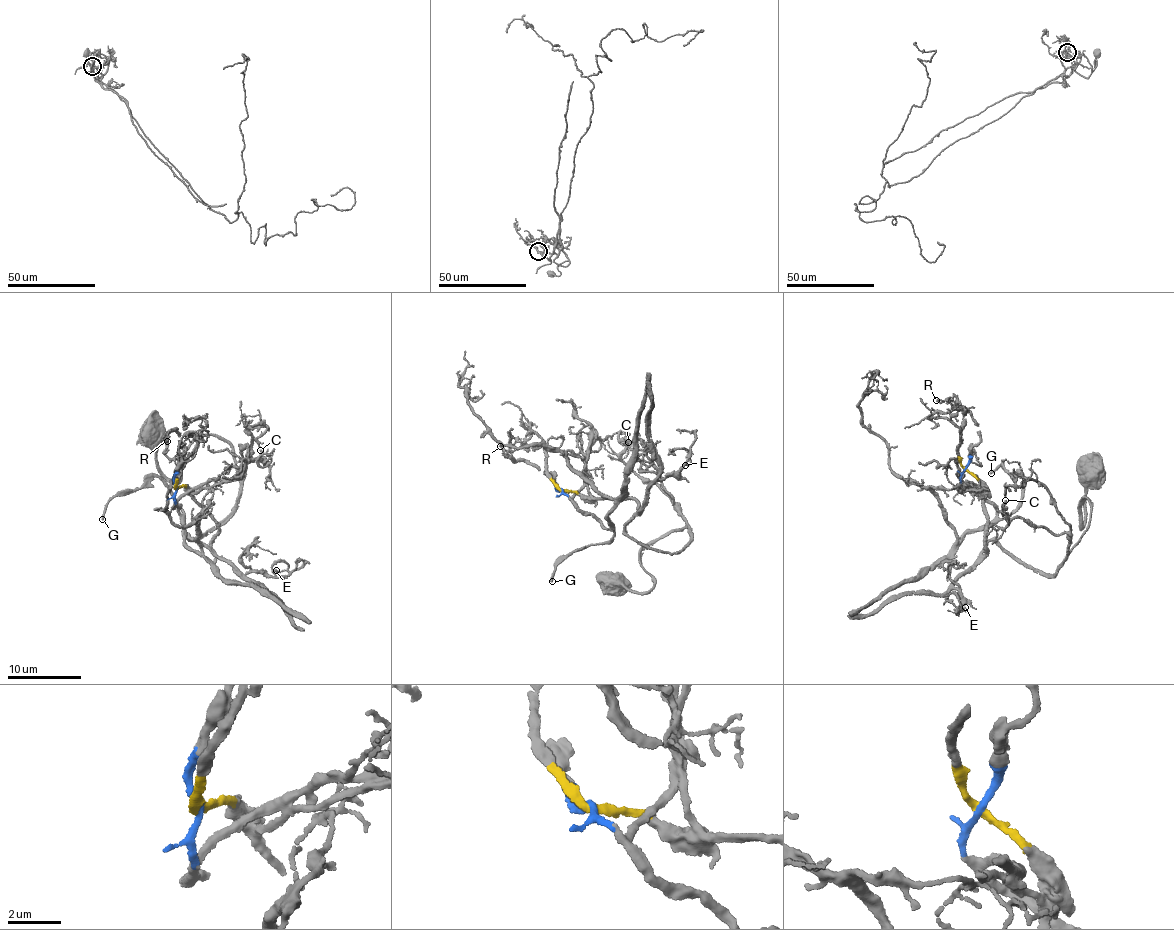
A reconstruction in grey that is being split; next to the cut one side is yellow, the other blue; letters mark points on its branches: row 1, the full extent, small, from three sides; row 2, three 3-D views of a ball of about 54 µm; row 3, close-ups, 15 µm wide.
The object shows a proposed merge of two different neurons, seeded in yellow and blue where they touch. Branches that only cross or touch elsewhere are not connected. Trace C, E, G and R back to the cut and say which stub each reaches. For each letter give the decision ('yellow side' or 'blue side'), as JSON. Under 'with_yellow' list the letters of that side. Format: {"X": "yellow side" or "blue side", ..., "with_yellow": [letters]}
{"C": "yellow side", "E": "yellow side", "G": "blue side", "R": "blue side", "with_yellow": ["C", "E"]}

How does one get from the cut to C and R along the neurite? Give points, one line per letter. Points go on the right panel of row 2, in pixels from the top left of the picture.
C: (966, 468), (982, 494), (983, 554), (994, 541), (1049, 577), (1067, 554), (1068, 536), (1008, 518), (1005, 500)
R: (966, 468), (972, 445), (978, 442), (977, 422), (952, 400), (935, 401)

